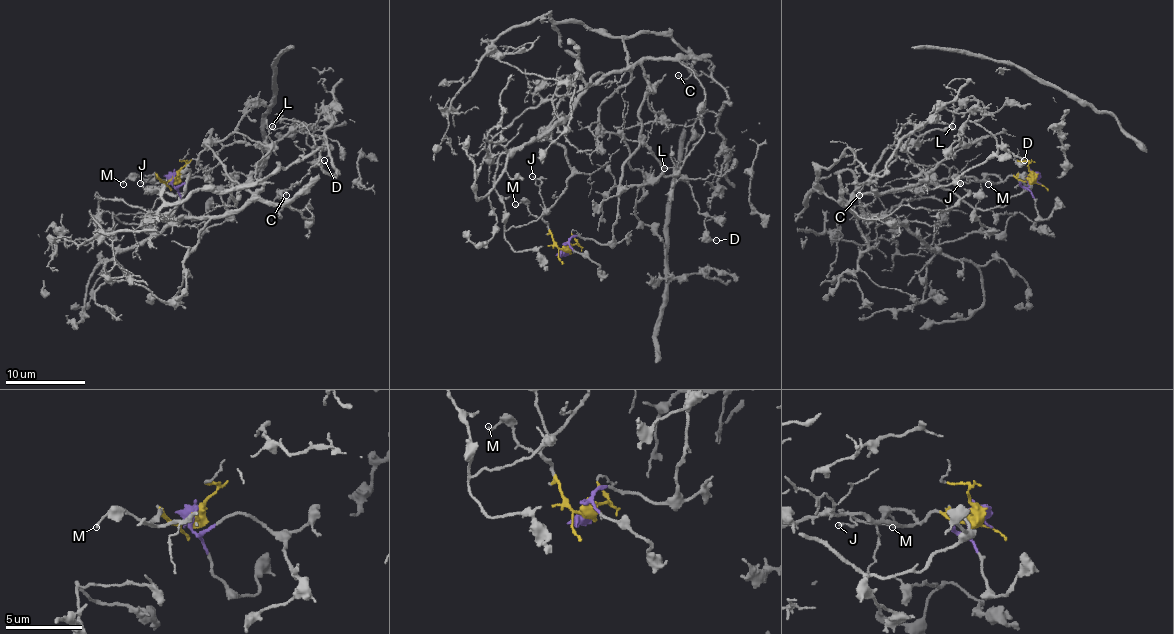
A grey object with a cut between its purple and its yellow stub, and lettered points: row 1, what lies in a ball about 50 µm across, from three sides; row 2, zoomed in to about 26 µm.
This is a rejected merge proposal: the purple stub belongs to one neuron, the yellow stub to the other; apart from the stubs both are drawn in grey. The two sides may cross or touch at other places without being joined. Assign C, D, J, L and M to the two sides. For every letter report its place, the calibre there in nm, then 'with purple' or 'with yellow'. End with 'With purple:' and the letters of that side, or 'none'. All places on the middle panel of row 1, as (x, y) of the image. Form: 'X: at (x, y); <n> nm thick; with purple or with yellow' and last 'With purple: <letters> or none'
C: at (678, 75); 110 nm thick; with yellow
D: at (716, 240); 280 nm thick; with purple
J: at (532, 176); 140 nm thick; with yellow
L: at (664, 168); 160 nm thick; with yellow
M: at (515, 204); 150 nm thick; with yellow
With purple: D

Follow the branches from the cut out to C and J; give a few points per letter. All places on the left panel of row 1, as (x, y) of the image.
C: (174, 175), (150, 181), (182, 193), (186, 169), (162, 197), (180, 203), (319, 147), (285, 195)
J: (174, 175), (168, 181), (156, 175), (150, 181), (154, 183), (140, 183)

